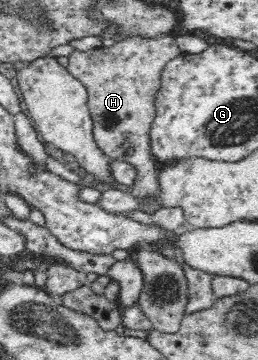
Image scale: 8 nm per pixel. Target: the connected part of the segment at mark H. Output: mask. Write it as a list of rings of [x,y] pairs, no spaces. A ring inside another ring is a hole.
[[[176,34],[157,38],[128,37],[111,47],[89,51],[74,50],[66,68],[87,89],[88,110],[93,122],[93,135],[98,146],[112,160],[135,166],[135,181],[130,192],[135,197],[153,197],[159,193],[159,163],[151,154],[151,126],[156,114],[155,96],[161,87],[160,77],[165,64],[181,55]]]

